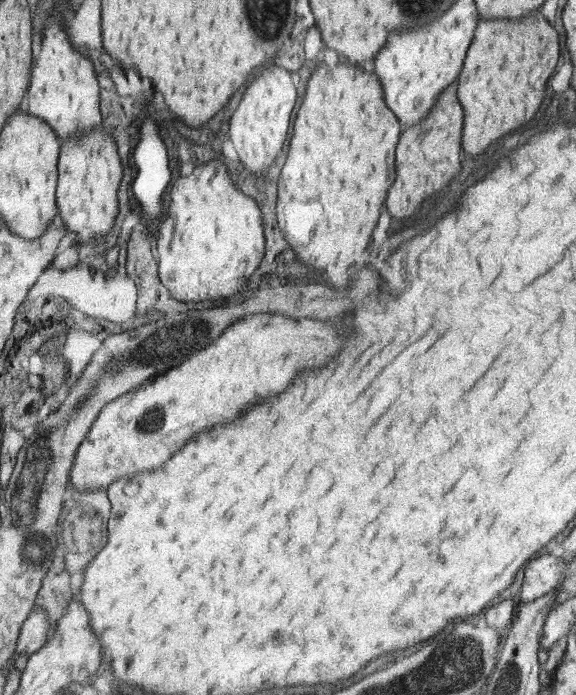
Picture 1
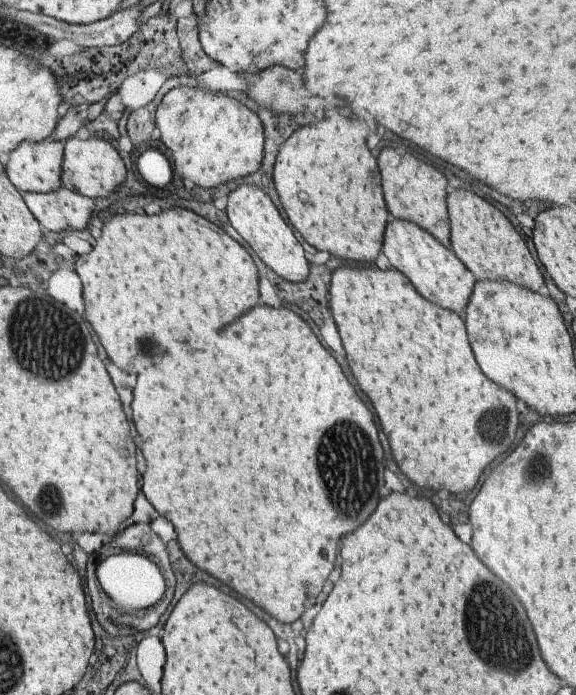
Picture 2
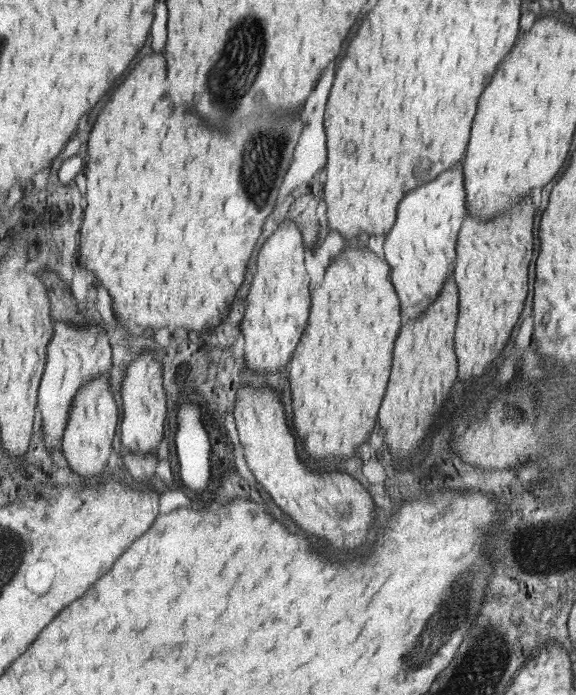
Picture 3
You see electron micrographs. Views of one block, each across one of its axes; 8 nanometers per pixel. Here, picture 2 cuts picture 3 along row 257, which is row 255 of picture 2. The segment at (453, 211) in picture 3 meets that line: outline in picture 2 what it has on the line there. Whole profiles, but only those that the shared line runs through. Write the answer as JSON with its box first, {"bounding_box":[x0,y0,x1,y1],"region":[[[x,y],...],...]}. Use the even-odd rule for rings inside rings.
{"bounding_box":[383,219,475,315],"region":[[[393,219],[387,226],[384,236],[383,252],[394,270],[401,272],[411,280],[416,292],[440,308],[464,315],[468,299],[475,288],[475,275],[456,256],[453,250],[448,250],[435,236],[426,232],[420,225],[410,224],[404,220]]]}

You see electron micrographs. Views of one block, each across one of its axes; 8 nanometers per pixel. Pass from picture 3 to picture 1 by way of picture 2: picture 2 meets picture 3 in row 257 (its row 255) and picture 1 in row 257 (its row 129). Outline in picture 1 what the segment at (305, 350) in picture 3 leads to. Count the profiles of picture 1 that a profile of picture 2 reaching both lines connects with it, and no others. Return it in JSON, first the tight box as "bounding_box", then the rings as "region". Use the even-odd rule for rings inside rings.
{"bounding_box":[276,62,403,288],"region":[[[324,62],[318,64],[308,79],[302,105],[296,114],[296,124],[292,126],[292,139],[288,144],[287,158],[280,171],[276,206],[278,226],[282,229],[284,238],[290,247],[296,251],[296,256],[298,256],[296,262],[302,267],[322,271],[322,275],[326,277],[331,286],[346,286],[348,288],[348,280],[358,278],[358,274],[360,274],[358,270],[361,266],[365,266],[365,254],[368,254],[368,246],[372,246],[372,238],[376,238],[376,226],[380,226],[380,218],[384,218],[384,206],[387,206],[388,194],[391,192],[394,178],[398,176],[398,172],[394,172],[394,150],[396,150],[396,144],[399,144],[403,133],[403,125],[396,118],[396,114],[388,108],[387,102],[384,102],[382,90],[383,83],[378,80],[378,76],[372,72],[366,72],[358,66],[338,62],[336,66],[330,68]]]}

